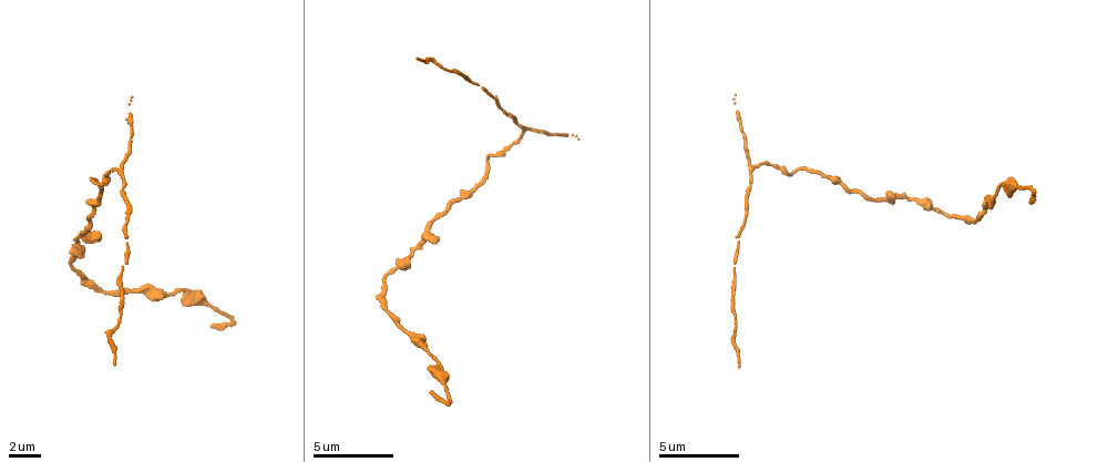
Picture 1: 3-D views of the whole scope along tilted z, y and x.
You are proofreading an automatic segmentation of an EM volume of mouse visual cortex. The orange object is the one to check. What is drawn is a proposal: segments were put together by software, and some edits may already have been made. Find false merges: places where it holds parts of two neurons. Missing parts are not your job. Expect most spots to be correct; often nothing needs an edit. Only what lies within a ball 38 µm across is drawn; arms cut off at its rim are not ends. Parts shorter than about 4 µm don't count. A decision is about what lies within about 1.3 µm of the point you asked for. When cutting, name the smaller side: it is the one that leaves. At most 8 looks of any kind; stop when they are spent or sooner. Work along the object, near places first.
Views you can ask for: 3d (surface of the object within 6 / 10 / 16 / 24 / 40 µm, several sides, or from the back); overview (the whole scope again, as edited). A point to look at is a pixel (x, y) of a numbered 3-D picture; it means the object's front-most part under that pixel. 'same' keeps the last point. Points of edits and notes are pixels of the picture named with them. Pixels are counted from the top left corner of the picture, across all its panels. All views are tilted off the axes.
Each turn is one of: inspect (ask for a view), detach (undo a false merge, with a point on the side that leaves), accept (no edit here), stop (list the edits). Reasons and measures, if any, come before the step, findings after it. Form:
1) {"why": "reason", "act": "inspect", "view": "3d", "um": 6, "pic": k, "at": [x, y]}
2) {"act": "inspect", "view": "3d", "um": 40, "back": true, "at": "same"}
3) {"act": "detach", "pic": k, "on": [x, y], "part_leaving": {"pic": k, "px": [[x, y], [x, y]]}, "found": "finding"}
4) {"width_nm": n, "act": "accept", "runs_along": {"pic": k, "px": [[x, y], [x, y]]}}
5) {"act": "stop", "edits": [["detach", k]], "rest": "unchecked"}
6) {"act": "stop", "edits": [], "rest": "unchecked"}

{"why": "thin neck", "act": "inspect", "view": "3d", "um": 6, "pic": 1, "at": [72, 268]}

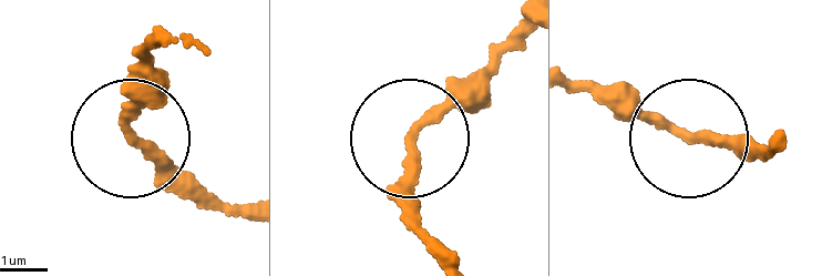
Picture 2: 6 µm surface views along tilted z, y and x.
{"width_nm": 220, "act": "accept", "runs_along": {"pic": 2, "px": [[151, 47], [129, 136], [206, 203]]}, "found": "all the same neuron"}

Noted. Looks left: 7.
{"act": "inspect", "view": "3d", "um": 10, "pic": 1, "at": [835, 180]}

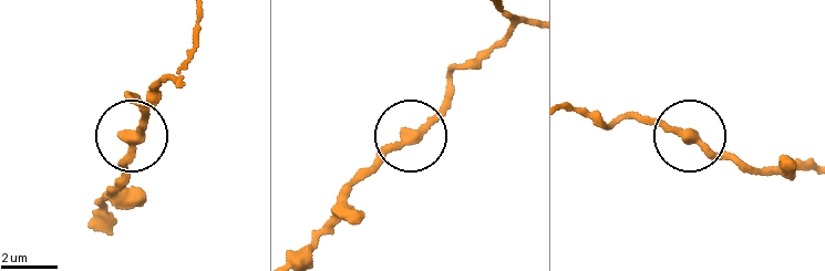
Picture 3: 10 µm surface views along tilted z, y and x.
{"act": "accept", "found": "one neuron here"}

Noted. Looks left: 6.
{"why": "side arm on a straight run", "act": "inspect", "view": "3d", "um": 16, "pic": 1, "at": [125, 185]}

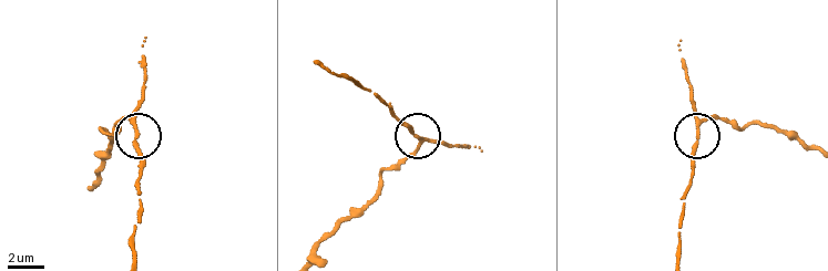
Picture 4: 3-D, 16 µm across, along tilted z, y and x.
{"why": "from behind", "act": "inspect", "view": "3d", "um": 16, "back": true, "pic": 4, "at": [134, 134]}

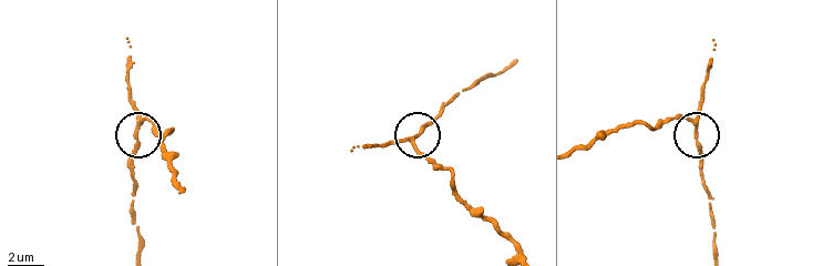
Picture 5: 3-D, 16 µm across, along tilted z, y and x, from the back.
{"act": "accept", "runs_along": {"pic": 5, "px": [[598, 135], [680, 116], [695, 129], [698, 172]]}, "found": "one neuron here"}

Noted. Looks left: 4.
{"act": "inspect", "view": "3d", "um": 10, "pic": 1, "at": [173, 293]}

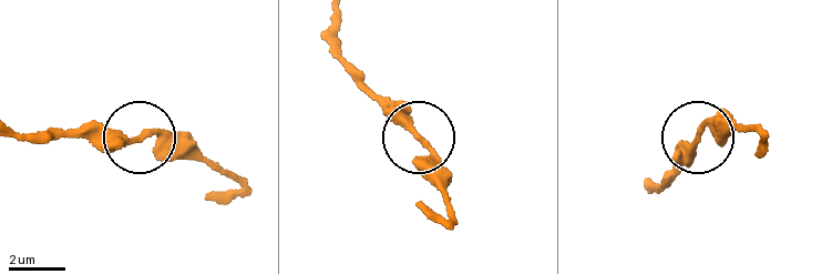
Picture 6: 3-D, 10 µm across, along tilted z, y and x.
{"act": "inspect", "view": "3d", "um": 6, "pic": 6, "at": [416, 135]}

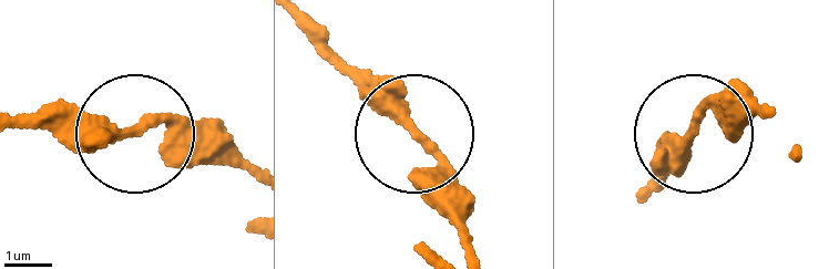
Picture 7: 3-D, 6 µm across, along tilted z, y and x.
{"act": "accept", "runs_along": {"pic": 7, "px": [[296, 16], [468, 211]]}, "found": "continuous, no second neuron"}

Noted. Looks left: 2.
{"act": "stop", "edits": [], "rest": "unchecked"}

